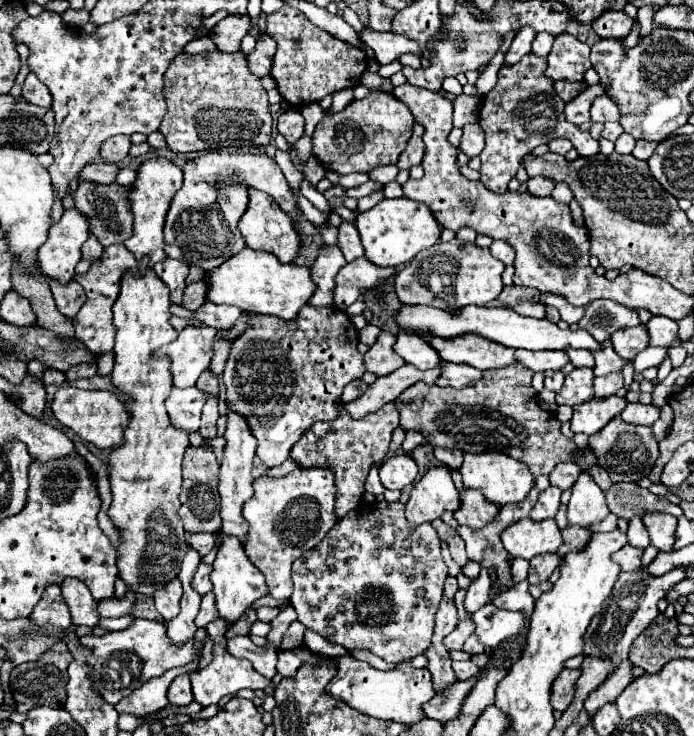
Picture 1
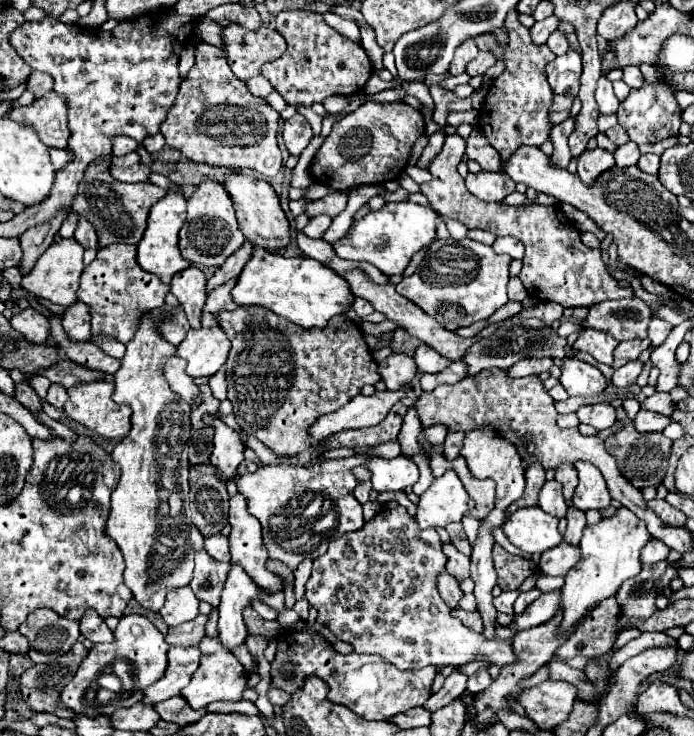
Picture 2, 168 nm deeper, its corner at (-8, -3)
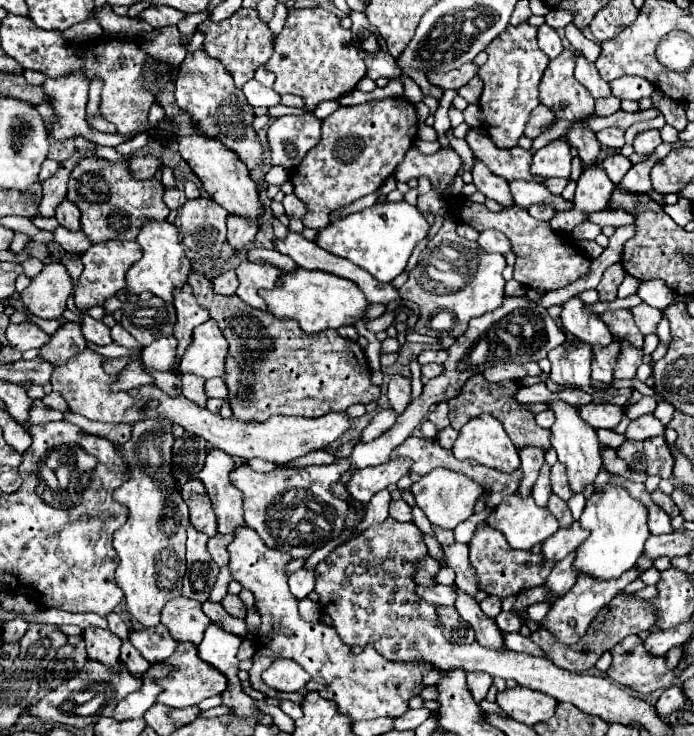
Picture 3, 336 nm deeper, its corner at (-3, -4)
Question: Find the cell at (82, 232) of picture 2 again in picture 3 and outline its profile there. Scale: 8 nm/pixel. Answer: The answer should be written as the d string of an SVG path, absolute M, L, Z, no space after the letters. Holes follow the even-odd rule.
M64 200L60 206L58 206L58 212L54 216L62 226L70 228L70 230L80 230L80 210L70 202L70 200Z

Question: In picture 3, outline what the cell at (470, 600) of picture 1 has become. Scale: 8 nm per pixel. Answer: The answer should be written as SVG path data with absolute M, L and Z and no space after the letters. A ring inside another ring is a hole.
M436 584L434 588L416 586L416 592L418 592L418 596L422 596L422 600L426 600L430 604L434 602L438 608L440 606L452 606L456 600L456 594L450 590L450 586L440 586L440 584Z

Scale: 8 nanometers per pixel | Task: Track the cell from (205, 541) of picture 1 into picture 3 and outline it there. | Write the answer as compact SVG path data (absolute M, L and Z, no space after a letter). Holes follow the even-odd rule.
M216 534L214 538L208 540L208 550L210 550L210 556L212 560L218 564L218 566L226 566L228 564L228 544L230 544L232 536L224 536L224 534Z

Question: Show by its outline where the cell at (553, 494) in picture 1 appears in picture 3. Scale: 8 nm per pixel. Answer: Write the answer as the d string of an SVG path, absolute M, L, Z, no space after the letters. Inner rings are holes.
M544 464L540 470L540 476L532 488L532 496L534 496L538 506L546 506L550 494L552 494L552 490L550 490L550 466Z

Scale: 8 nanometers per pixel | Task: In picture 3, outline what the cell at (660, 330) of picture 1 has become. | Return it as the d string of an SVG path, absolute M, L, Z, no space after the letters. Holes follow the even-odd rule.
M640 302L638 306L632 306L632 308L628 308L628 310L630 310L630 314L634 316L634 322L636 322L636 326L640 328L640 332L642 332L644 336L656 332L656 326L658 326L658 322L660 322L660 318L662 318L662 312L660 312L658 308L652 308L652 306L648 306L646 302Z

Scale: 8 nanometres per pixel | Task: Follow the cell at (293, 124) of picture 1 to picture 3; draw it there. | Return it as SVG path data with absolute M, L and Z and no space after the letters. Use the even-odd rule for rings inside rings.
M314 114L280 116L268 128L270 164L294 170L320 140L320 120Z

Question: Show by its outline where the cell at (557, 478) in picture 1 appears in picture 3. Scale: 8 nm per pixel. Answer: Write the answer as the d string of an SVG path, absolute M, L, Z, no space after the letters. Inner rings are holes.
M556 462L552 466L550 478L552 478L552 492L556 496L560 496L562 500L568 500L572 496L572 492L570 492L570 484L568 484L568 476L566 476L566 466Z

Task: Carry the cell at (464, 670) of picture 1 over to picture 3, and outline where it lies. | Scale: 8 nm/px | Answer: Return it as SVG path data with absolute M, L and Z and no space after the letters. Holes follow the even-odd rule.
M470 672L468 674L468 688L470 688L476 702L484 700L490 686L492 686L492 676L486 676L484 672Z

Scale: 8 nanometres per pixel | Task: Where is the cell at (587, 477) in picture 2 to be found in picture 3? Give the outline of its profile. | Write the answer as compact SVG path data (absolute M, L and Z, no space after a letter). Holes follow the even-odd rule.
M548 400L546 402L548 408L554 412L556 422L552 424L550 432L552 432L552 446L558 452L558 460L568 468L568 478L570 478L570 486L572 492L582 492L584 486L588 482L592 482L602 466L602 458L600 458L600 444L596 438L596 430L590 428L590 424L586 424L580 416L578 416L578 408L564 402L564 400Z

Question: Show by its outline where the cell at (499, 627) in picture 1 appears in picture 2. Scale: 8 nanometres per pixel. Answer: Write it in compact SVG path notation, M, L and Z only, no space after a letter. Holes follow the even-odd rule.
M559 591L543 593L537 601L533 601L523 613L513 615L513 621L507 625L513 633L537 627L547 623L559 609Z

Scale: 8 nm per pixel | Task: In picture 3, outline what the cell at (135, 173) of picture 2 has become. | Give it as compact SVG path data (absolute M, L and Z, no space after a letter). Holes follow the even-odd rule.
M132 156L130 158L130 172L138 180L152 178L160 166L162 162L156 156Z

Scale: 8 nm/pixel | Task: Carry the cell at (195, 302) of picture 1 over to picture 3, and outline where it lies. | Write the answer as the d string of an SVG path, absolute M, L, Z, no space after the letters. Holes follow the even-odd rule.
M228 216L228 244L234 250L246 250L252 246L258 232L256 220L242 220L242 216Z

